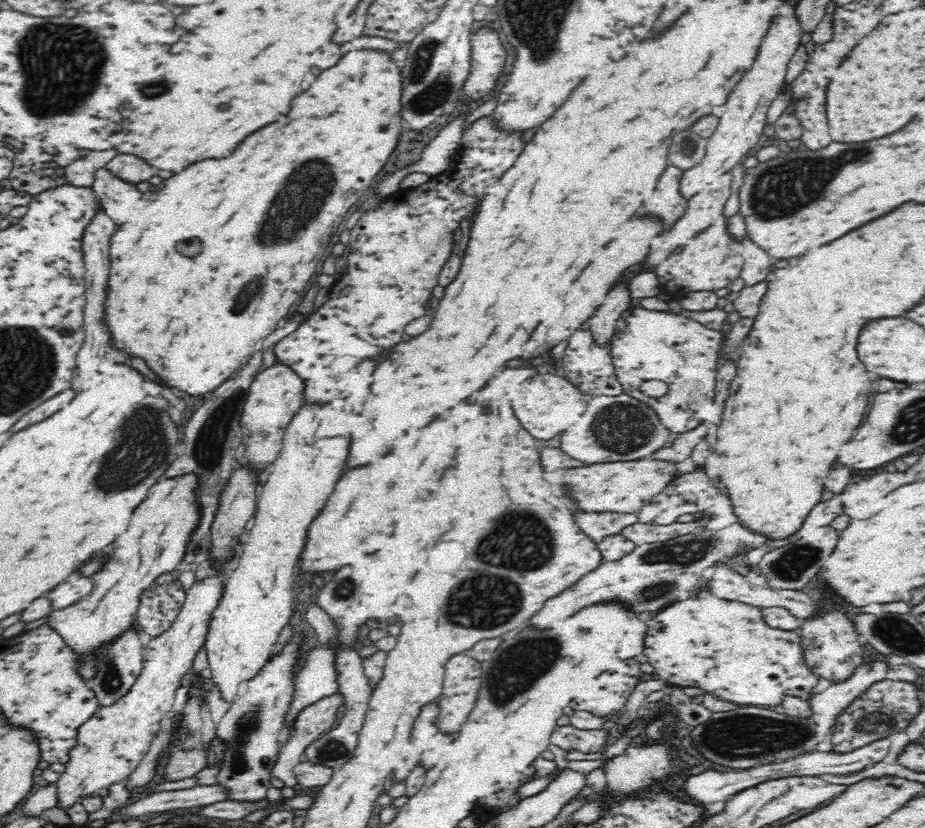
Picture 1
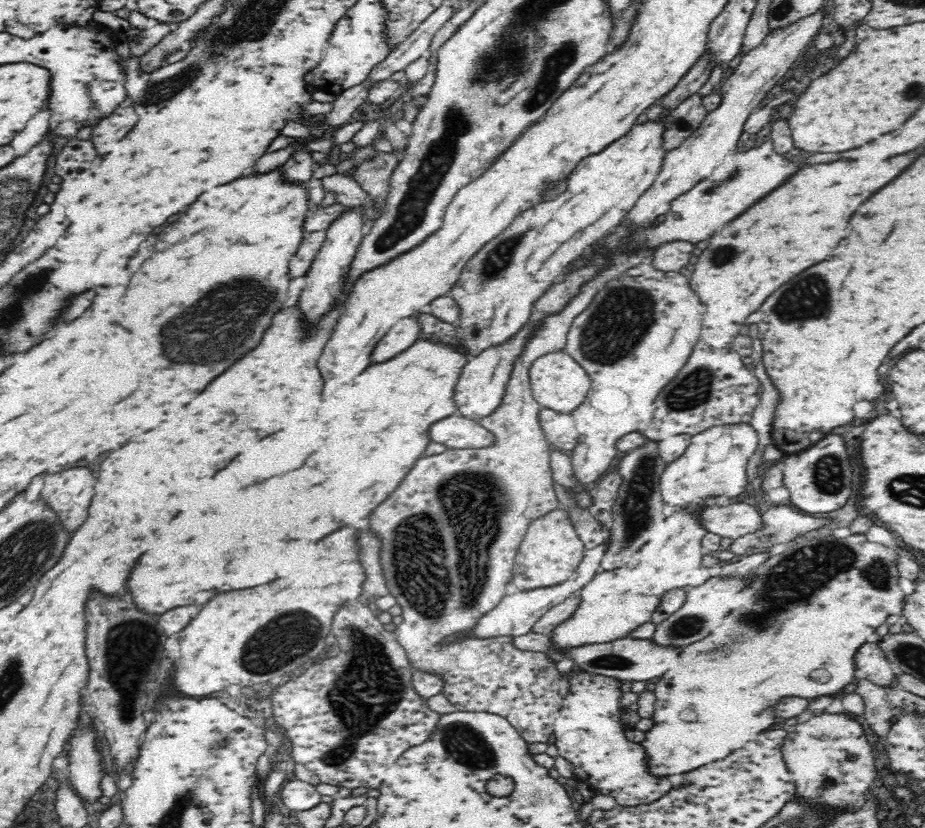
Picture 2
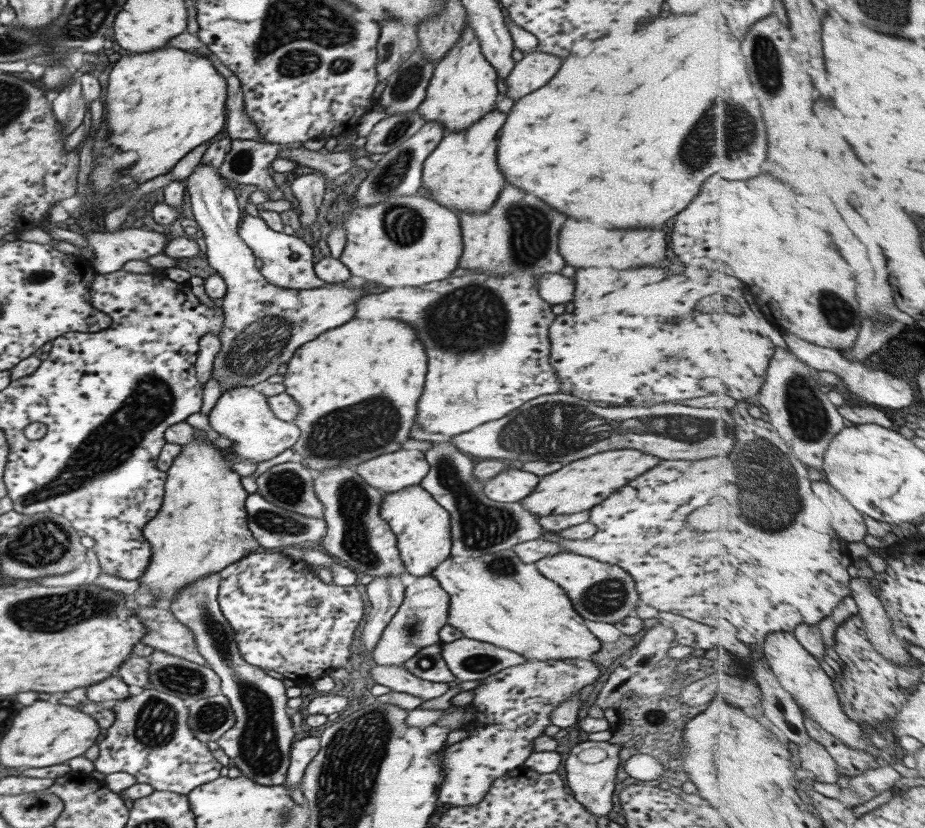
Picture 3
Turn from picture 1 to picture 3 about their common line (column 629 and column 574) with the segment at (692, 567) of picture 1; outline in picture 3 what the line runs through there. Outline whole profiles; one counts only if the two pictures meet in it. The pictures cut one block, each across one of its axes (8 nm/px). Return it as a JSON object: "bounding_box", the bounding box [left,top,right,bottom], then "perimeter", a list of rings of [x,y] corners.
{"bounding_box":[533,548,639,626],"perimeter":[[[563,548],[558,554],[533,564],[539,570],[539,574],[543,574],[549,580],[555,580],[565,590],[573,610],[583,620],[614,626],[617,622],[622,622],[623,618],[629,617],[629,612],[639,604],[633,580],[617,566],[575,555]]]}

